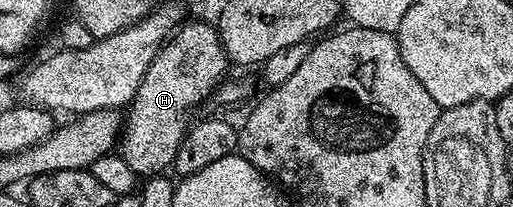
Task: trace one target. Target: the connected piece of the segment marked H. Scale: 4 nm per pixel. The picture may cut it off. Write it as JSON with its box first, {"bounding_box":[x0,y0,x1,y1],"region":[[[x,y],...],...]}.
{"bounding_box":[120,22,227,177],"region":[[[183,22],[166,40],[128,105],[122,130],[123,145],[128,145],[121,146],[120,153],[133,172],[140,177],[153,177],[163,174],[173,164],[176,149],[180,149],[180,141],[184,141],[191,122],[190,110],[205,95],[215,94],[216,88],[227,78],[226,67],[226,51],[213,22]]]}

